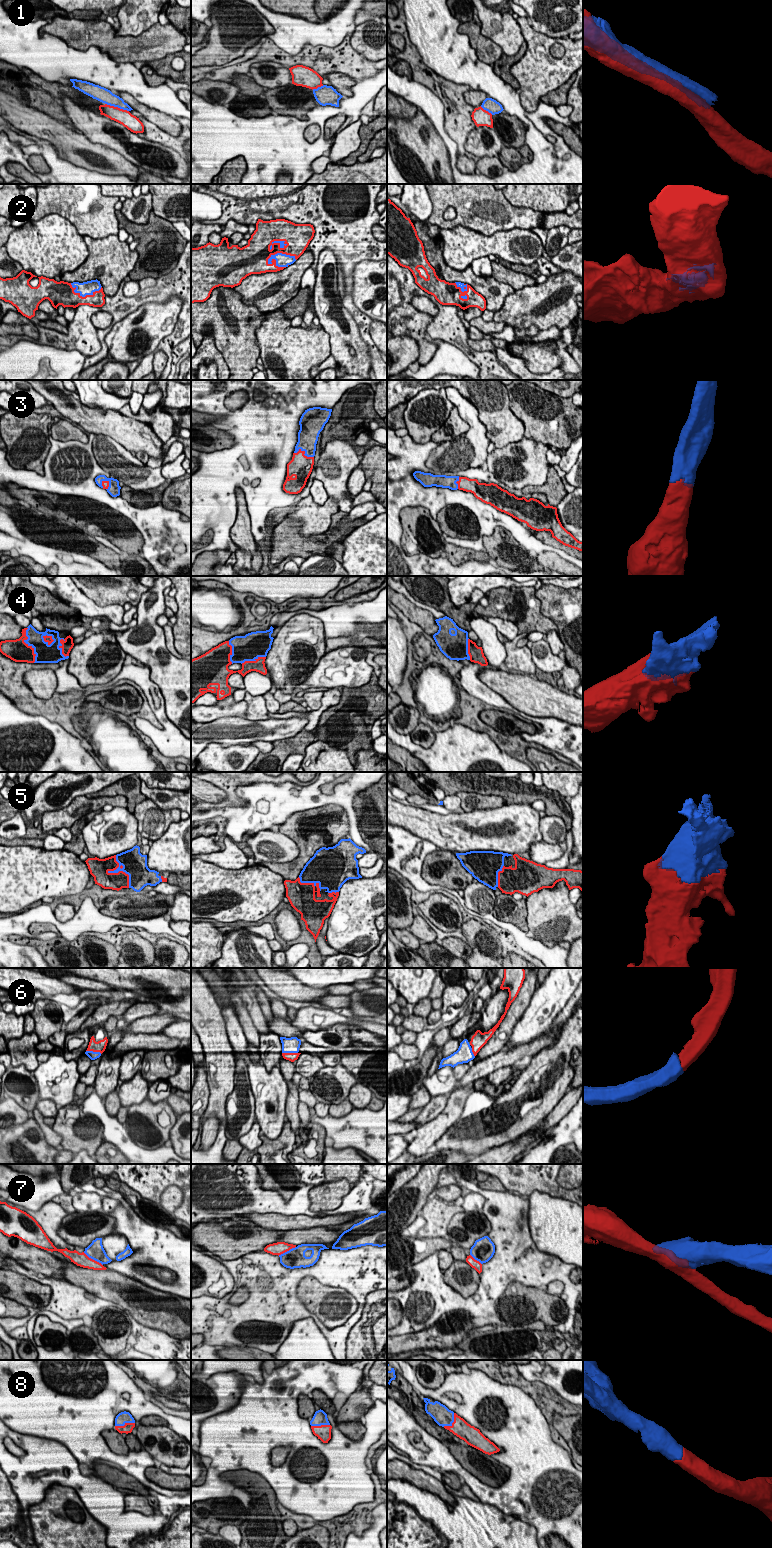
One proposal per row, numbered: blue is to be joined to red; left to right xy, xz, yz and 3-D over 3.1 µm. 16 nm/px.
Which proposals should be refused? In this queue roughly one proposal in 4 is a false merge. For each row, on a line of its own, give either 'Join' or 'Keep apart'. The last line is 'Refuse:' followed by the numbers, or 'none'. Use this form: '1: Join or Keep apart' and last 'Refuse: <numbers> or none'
1: Keep apart
2: Join
3: Join
4: Join
5: Join
6: Join
7: Keep apart
8: Join
Refuse: 1, 7

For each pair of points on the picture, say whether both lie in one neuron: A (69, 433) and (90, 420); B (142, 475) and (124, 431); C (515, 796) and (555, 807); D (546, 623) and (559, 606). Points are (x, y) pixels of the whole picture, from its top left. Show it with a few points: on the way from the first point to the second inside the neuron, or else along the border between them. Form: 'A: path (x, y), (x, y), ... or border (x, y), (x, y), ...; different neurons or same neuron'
A: border (66, 418), (85, 431); different neurons
B: border (114, 440), (134, 455); different neurons
C: path (525, 794), (542, 794), (545, 797); same neuron
D: border (538, 598), (541, 612), (552, 621), (558, 631); different neurons

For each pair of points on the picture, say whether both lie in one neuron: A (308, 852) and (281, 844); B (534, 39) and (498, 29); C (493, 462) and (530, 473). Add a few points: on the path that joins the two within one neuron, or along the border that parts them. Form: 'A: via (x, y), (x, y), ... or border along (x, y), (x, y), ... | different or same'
A: border along (281, 833), (296, 844), (299, 854), (295, 860) | different
B: border along (515, 19), (525, 40) | different
C: via (502, 463), (508, 464), (511, 467), (521, 467) | same

